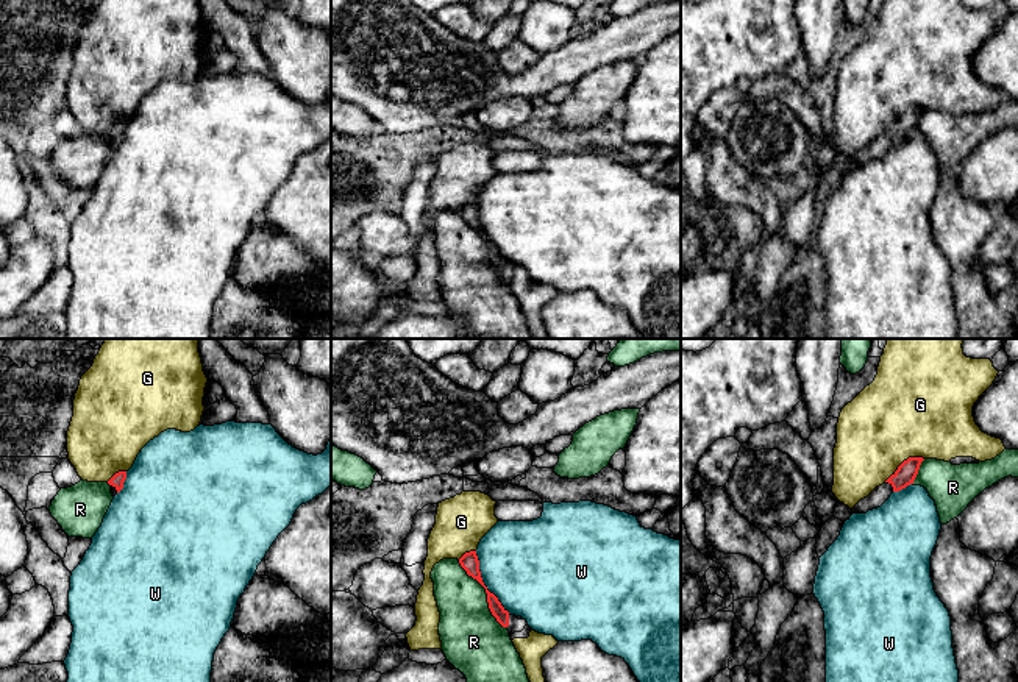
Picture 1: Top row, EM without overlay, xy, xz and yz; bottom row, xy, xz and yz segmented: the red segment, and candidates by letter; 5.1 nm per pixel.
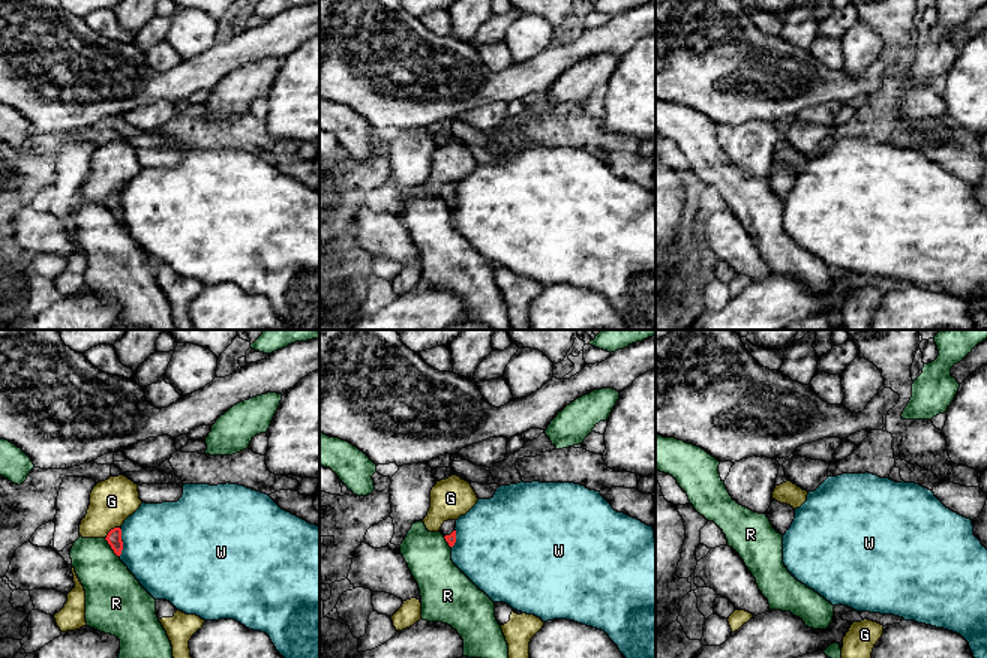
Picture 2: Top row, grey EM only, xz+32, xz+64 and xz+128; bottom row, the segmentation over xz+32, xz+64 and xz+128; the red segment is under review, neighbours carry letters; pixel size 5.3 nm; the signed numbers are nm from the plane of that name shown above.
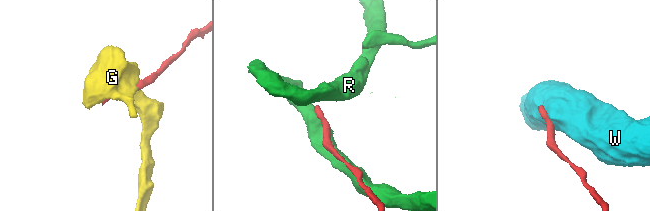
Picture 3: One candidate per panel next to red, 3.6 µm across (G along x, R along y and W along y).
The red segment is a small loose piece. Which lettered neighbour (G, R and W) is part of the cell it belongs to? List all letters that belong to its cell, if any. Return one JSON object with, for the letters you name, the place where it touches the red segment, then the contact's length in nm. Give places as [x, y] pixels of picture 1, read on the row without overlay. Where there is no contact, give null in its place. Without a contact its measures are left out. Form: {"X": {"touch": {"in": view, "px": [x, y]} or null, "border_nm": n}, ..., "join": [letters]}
{"join": []}

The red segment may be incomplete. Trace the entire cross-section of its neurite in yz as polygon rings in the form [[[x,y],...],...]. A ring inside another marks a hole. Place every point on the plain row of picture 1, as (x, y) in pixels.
[[[909,108],[904,111],[882,136],[876,137],[851,159],[852,164],[867,164],[868,161],[877,159],[893,142],[899,142],[913,134],[923,111],[923,108]]]

